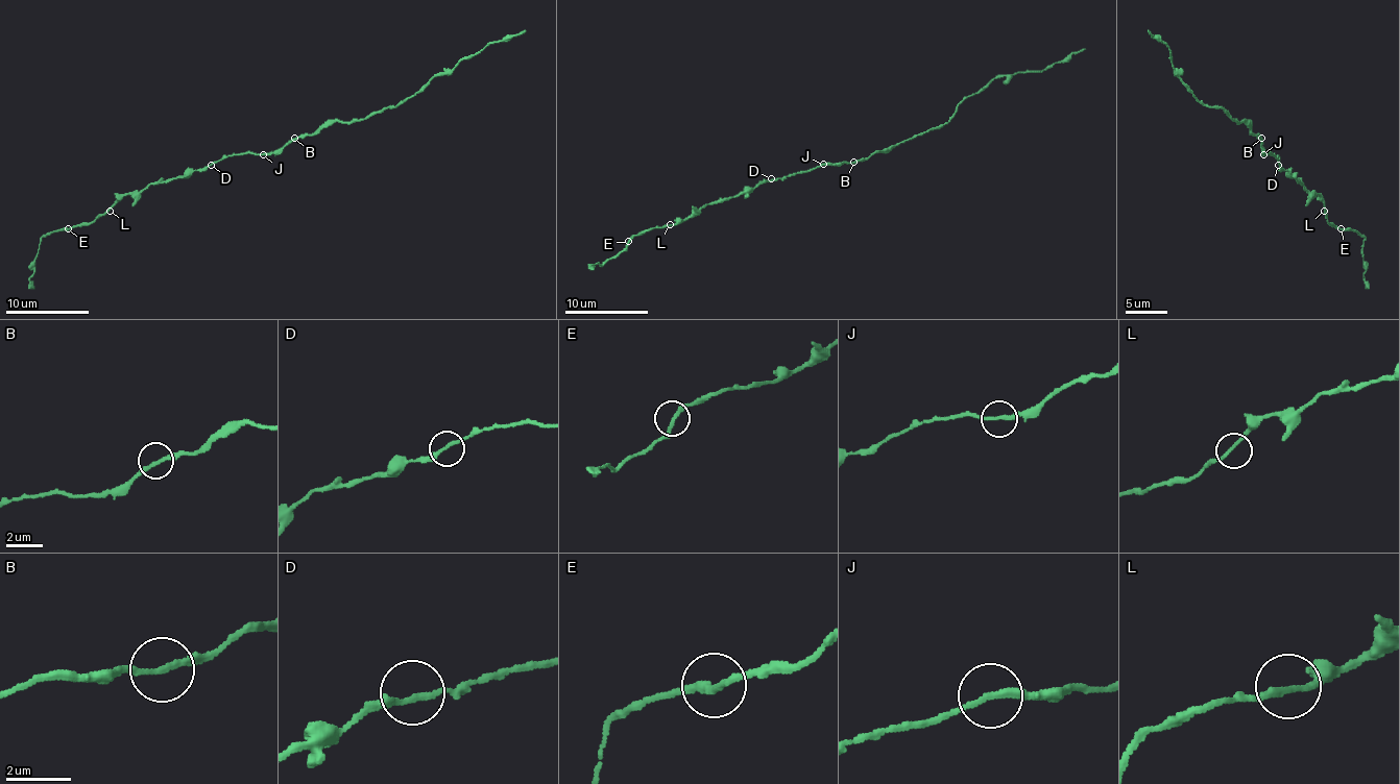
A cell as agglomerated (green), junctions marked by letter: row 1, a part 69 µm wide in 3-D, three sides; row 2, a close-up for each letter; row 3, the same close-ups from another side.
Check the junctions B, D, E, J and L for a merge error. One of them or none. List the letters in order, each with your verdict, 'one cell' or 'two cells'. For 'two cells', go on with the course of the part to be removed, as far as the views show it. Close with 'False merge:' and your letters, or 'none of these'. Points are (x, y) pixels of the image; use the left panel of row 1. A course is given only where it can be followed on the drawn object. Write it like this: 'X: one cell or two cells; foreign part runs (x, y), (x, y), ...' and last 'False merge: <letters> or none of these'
B: one cell
D: one cell
E: two cells; foreign part runs (69, 228), (58, 228), (40, 239), (29, 278), (33, 289)
J: one cell
L: one cell
False merge: E

